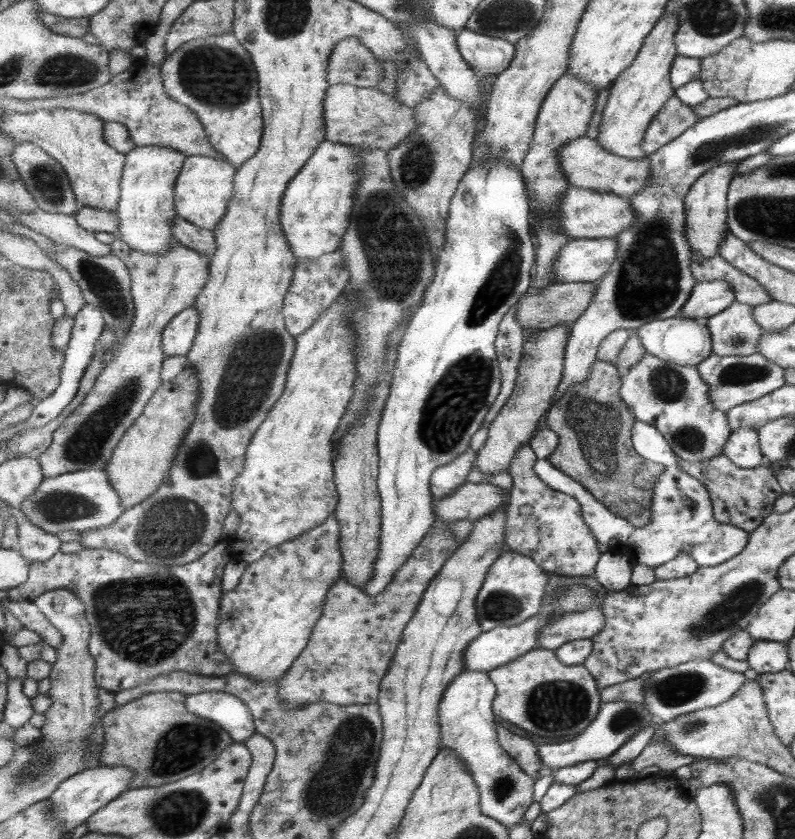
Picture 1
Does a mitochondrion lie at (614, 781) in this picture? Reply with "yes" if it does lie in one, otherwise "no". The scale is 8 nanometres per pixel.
no

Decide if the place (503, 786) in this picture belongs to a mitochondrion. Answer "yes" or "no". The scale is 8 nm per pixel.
yes

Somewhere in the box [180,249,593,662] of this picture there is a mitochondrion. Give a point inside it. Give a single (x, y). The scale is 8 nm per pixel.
(459, 396)

